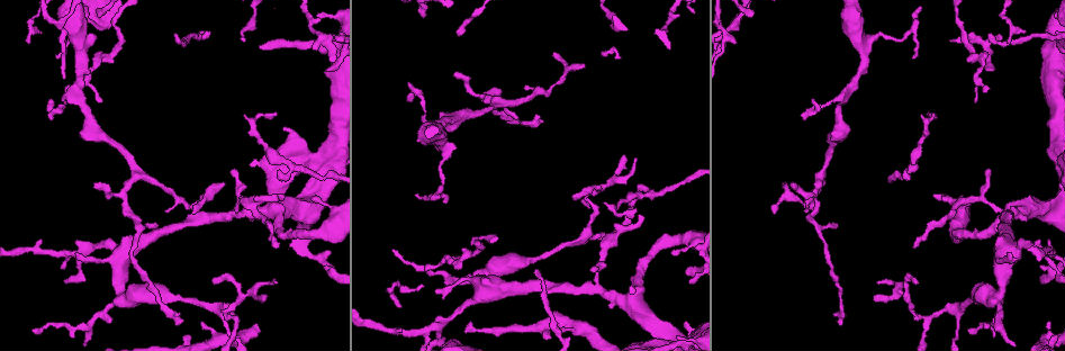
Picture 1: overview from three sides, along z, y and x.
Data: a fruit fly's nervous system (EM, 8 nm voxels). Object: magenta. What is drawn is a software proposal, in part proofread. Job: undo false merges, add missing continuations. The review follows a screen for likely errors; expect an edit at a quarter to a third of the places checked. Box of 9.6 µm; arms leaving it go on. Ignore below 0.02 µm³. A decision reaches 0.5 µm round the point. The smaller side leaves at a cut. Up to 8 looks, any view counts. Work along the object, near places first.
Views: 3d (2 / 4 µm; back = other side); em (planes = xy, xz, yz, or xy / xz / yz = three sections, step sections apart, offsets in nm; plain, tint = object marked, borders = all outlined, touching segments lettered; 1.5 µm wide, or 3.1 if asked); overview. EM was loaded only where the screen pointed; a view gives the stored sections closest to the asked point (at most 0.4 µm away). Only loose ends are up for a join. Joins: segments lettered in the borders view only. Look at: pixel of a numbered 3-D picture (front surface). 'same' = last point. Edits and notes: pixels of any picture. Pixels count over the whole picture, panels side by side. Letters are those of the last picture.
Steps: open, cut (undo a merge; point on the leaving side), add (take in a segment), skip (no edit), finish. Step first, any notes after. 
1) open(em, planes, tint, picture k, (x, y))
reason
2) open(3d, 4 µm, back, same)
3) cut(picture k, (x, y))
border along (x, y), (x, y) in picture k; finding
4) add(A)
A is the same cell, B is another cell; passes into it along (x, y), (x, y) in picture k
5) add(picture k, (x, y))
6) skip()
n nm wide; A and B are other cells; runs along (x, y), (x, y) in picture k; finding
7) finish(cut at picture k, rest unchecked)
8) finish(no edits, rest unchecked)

open(em, xz, step 8, borders, picture 1, (552, 84))
sharp bend

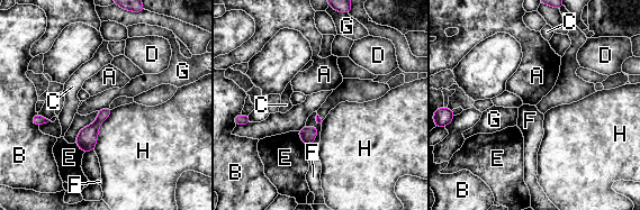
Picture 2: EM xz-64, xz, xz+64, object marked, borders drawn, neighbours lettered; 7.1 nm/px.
skip()
A, B, C, D, E, F, G and H are other cells; border along (109, 106), (98, 111) in picture 2; one neuron here

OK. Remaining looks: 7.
open(3d, 2 µm, picture 1, (904, 171))
branch stops here

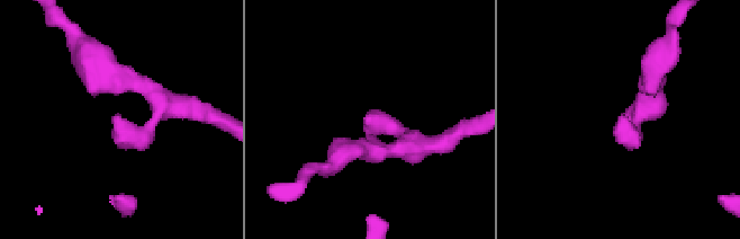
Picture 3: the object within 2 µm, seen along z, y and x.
open(em, yz, step 8, borders, picture 3, (364, 121))

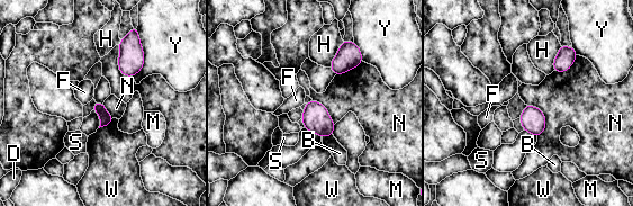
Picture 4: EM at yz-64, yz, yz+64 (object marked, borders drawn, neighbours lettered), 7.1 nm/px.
open(em, xy, step 4, borders, same)
cut it another way

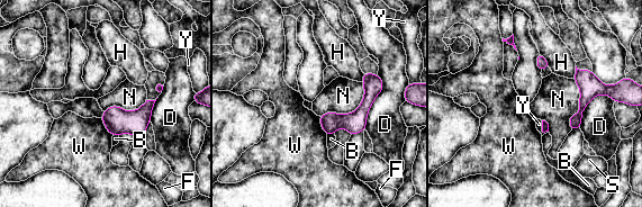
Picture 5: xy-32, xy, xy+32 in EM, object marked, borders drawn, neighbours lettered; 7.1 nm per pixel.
skip()
D touches over 400 nm; B, D, F, H, N, S, W and Y are other cells; border along (363, 83), (354, 110), (319, 116) in picture 5; none of them fits

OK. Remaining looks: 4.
open(em, planes, plain, picture 1, (456, 73))
branch stops here

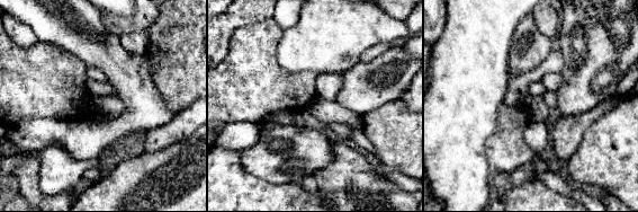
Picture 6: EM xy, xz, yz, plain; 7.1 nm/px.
open(em, planes, borders, same)

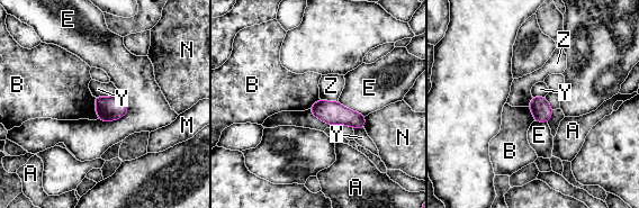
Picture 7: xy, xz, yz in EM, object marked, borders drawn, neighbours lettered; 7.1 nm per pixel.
skip()
140 nm wide; A, B, E, M, N, Y and Z are other cells; border along (93, 97), (98, 118) in picture 7; no lettered segment goes on from it

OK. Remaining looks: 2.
finish(no edits, rest unchecked)

